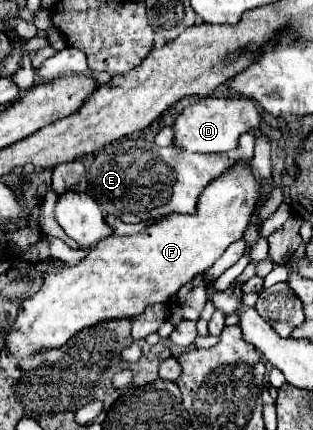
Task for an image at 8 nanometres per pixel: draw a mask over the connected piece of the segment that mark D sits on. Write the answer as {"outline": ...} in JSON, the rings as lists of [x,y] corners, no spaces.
{"outline":[[[204,98],[200,102],[194,102],[190,106],[184,108],[184,112],[176,118],[174,122],[174,144],[178,144],[180,148],[188,150],[188,152],[228,152],[234,150],[238,146],[238,138],[244,132],[254,132],[262,126],[262,114],[256,108],[256,104],[248,98]]]}

